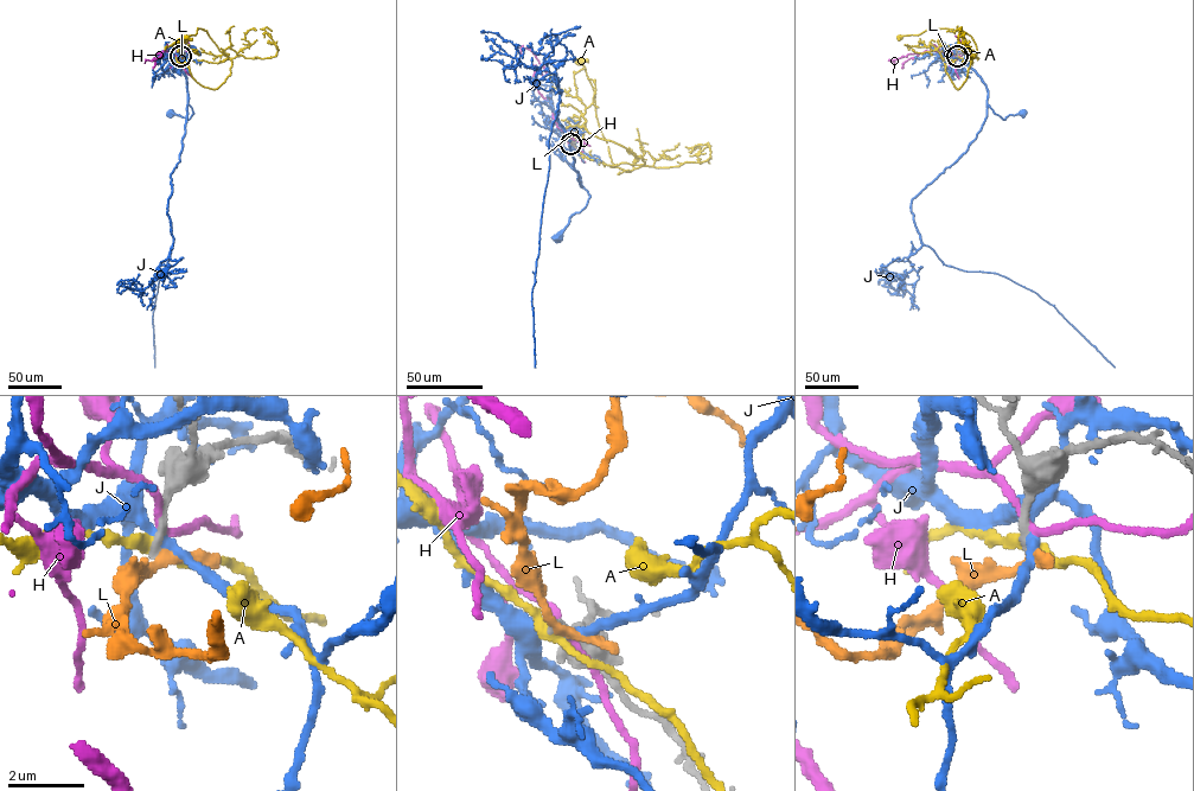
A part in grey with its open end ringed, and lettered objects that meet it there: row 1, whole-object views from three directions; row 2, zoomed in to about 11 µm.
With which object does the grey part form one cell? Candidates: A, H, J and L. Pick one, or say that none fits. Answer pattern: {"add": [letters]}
{"add": []}

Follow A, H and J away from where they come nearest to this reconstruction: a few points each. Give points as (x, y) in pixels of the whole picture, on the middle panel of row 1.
A: (570, 144), (589, 159), (611, 165), (642, 165), (626, 171), (612, 163), (596, 117), (593, 88), (579, 61)
H: (572, 142), (538, 91), (537, 82), (546, 75), (544, 69), (528, 49), (522, 48), (521, 55)
J: (572, 144), (564, 139), (559, 152), (578, 173), (589, 197), (559, 237)

